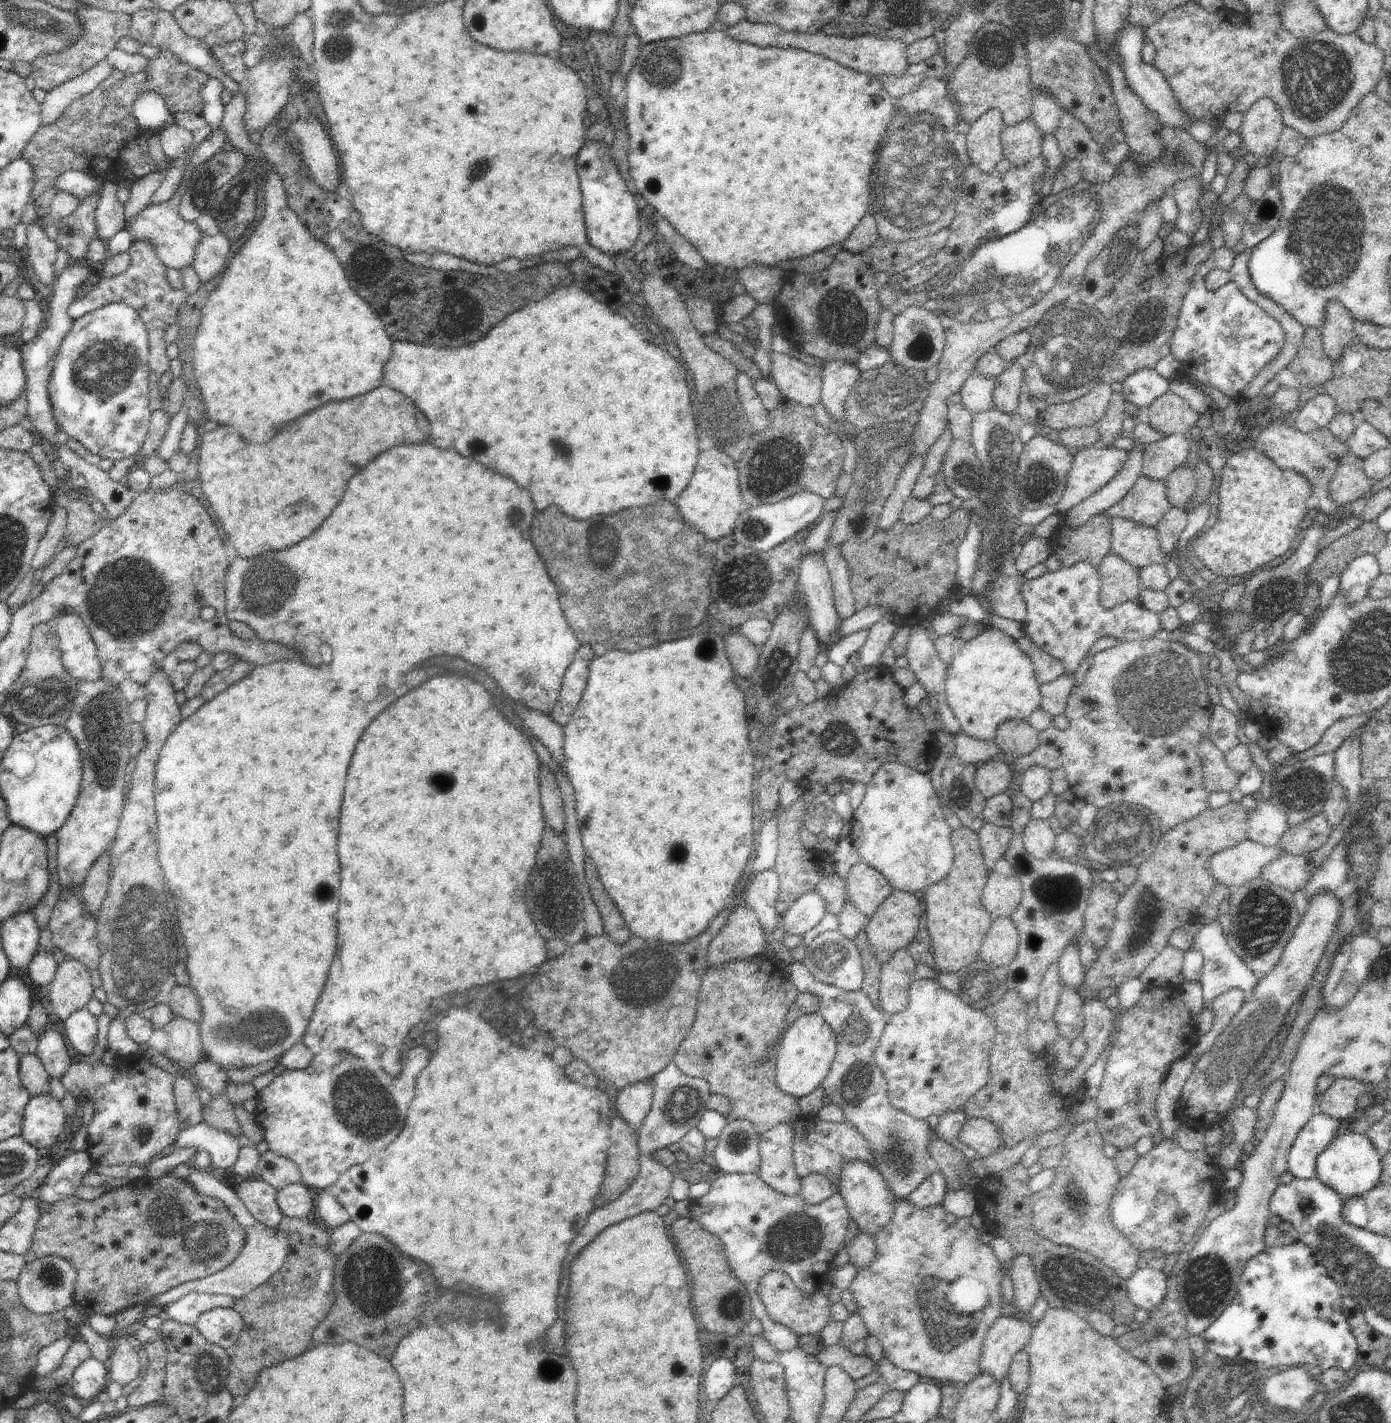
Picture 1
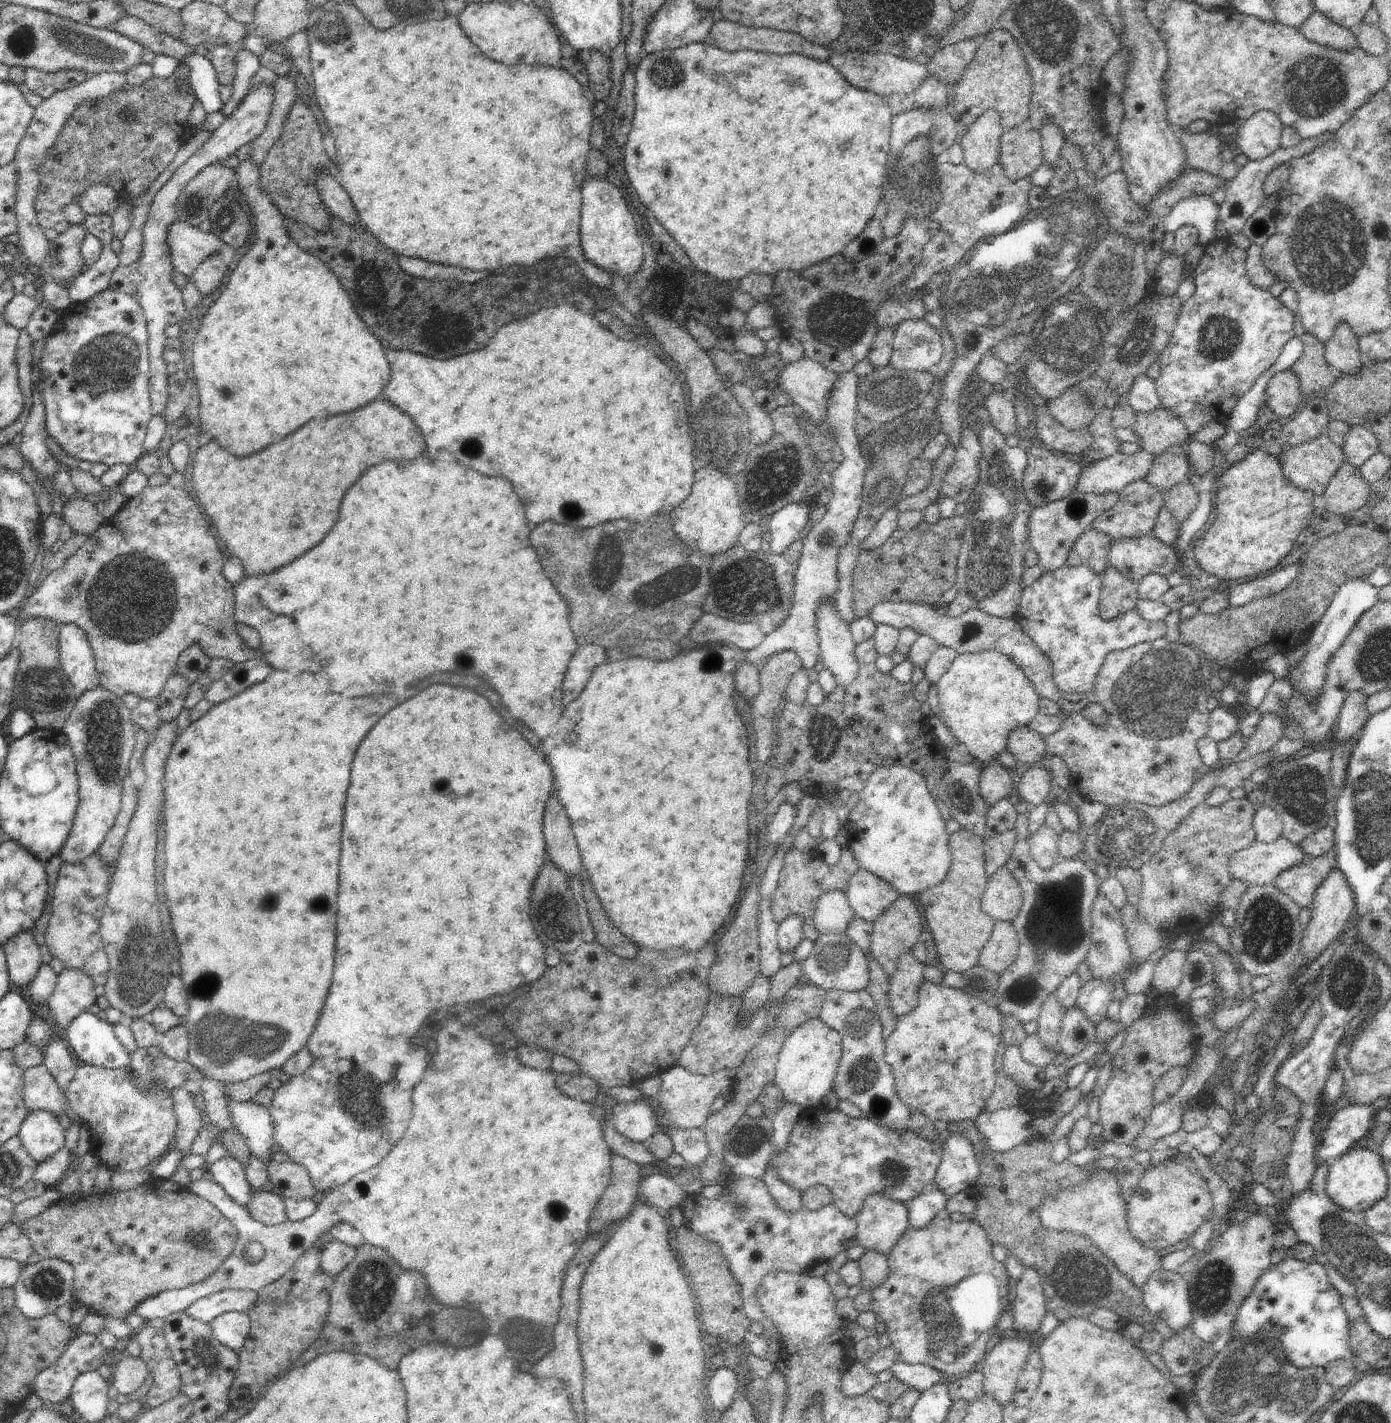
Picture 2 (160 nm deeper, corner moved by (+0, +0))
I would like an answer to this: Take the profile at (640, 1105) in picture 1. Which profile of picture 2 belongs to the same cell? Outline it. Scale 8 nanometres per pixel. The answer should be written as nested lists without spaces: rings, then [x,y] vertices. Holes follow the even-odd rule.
[[[644,1096],[635,1103],[618,1103],[613,1109],[612,1122],[620,1134],[643,1144],[658,1131],[655,1112]]]

